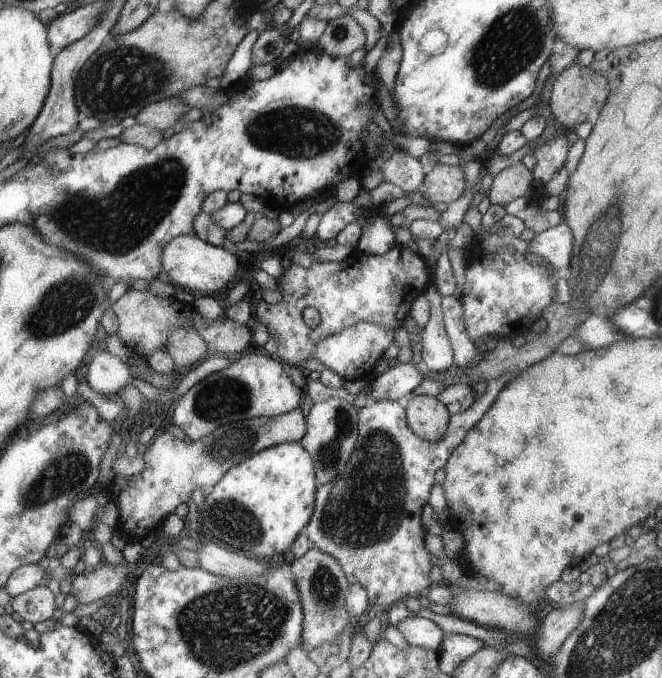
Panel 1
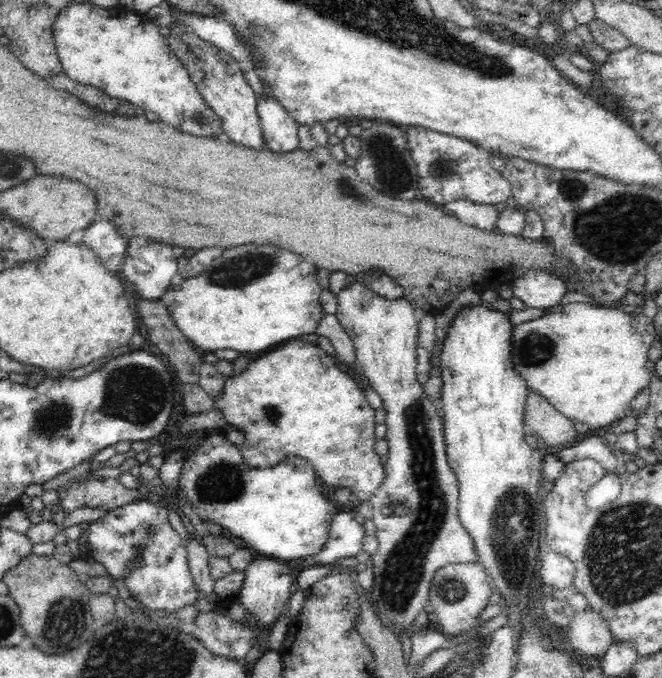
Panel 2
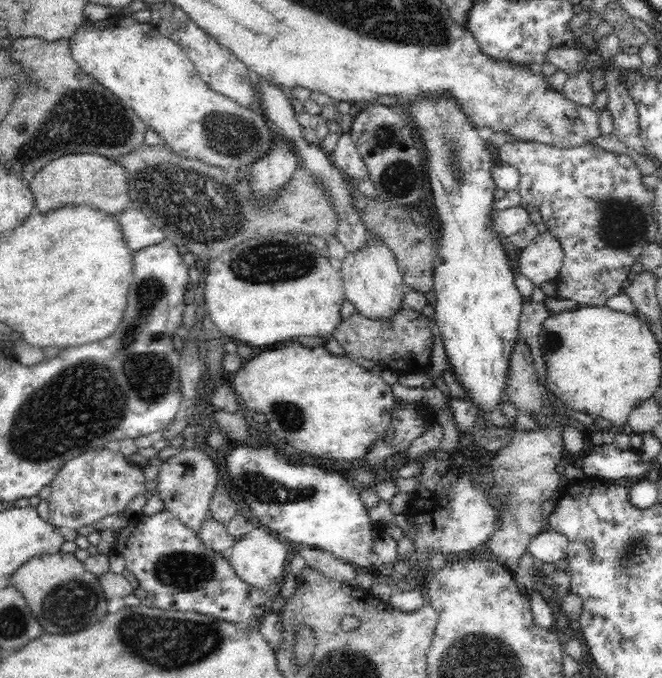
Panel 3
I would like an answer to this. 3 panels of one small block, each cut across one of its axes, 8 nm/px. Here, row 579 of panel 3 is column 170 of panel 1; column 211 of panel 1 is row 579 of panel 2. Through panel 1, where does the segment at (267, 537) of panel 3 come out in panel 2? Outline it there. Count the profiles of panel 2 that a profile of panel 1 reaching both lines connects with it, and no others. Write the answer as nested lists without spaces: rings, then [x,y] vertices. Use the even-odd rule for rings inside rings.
[[[255,555],[252,562],[243,570],[244,584],[238,594],[244,608],[247,608],[248,614],[252,615],[253,622],[262,627],[272,626],[280,615],[286,613],[288,601],[296,585],[286,563],[274,558]]]

